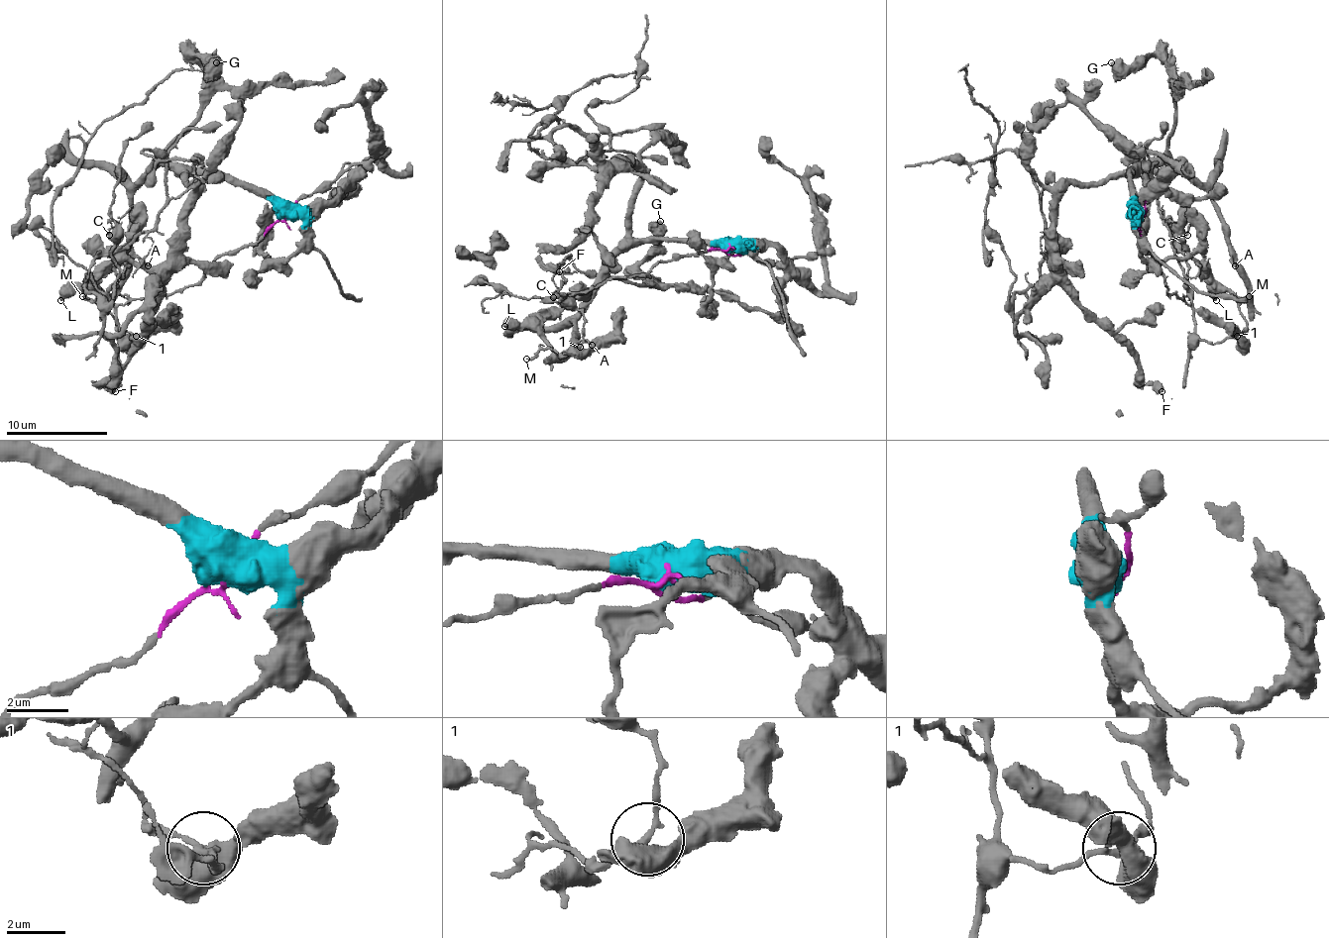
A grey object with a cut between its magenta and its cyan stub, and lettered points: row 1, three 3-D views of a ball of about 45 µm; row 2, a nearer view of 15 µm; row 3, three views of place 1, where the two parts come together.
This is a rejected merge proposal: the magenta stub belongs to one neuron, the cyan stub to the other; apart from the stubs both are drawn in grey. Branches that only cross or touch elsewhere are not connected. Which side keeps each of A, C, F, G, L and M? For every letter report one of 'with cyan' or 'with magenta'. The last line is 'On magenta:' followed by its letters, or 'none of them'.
A: with cyan
C: with magenta
F: with cyan
G: with cyan
L: with cyan
M: with magenta
On magenta: C, M

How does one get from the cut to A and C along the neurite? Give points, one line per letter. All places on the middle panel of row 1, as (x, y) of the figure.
A: (728, 248), (681, 240), (630, 243), (603, 275), (595, 296), (575, 321), (575, 336), (593, 344)
C: (728, 248), (661, 260), (640, 275), (608, 278), (552, 301), (565, 280), (560, 273), (552, 278), (552, 298)

